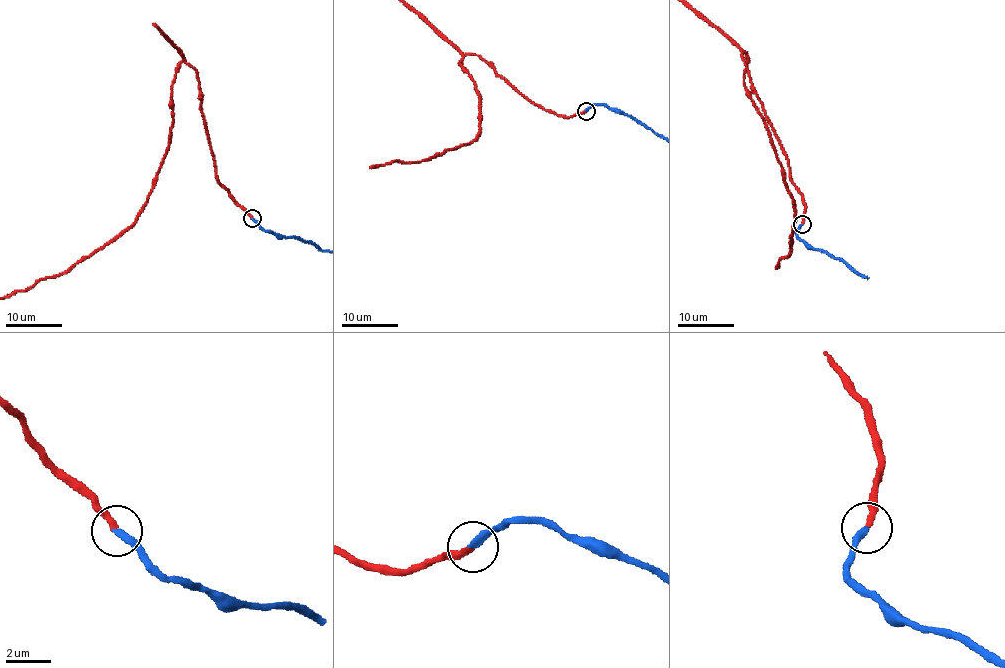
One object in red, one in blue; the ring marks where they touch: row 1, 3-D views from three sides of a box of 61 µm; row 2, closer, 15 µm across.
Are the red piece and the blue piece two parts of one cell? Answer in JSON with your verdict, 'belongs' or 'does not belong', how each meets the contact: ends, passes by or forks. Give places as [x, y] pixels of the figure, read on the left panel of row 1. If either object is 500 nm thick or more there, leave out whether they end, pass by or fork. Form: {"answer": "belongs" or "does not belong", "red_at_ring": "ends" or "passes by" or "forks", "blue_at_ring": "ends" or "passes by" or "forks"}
{"answer": "belongs", "red_at_ring": "ends", "blue_at_ring": "ends"}

